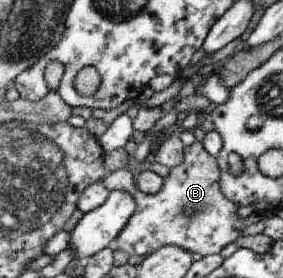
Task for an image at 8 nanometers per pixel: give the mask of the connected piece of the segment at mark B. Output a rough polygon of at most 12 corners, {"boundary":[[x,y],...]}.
{"boundary":[[185,147],[162,189],[141,193],[124,168],[101,185],[132,193],[116,250],[174,245],[219,253],[260,220],[220,193],[215,158]]}

